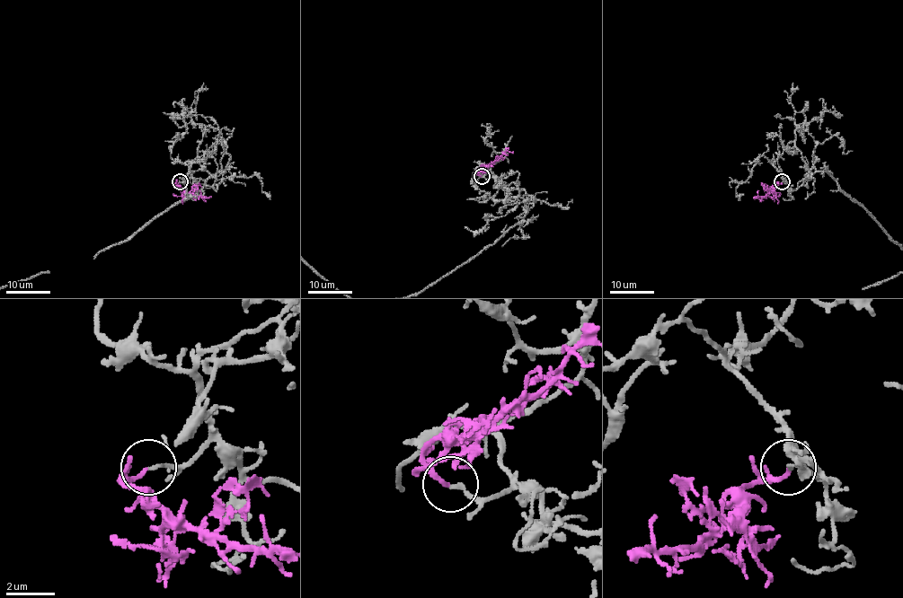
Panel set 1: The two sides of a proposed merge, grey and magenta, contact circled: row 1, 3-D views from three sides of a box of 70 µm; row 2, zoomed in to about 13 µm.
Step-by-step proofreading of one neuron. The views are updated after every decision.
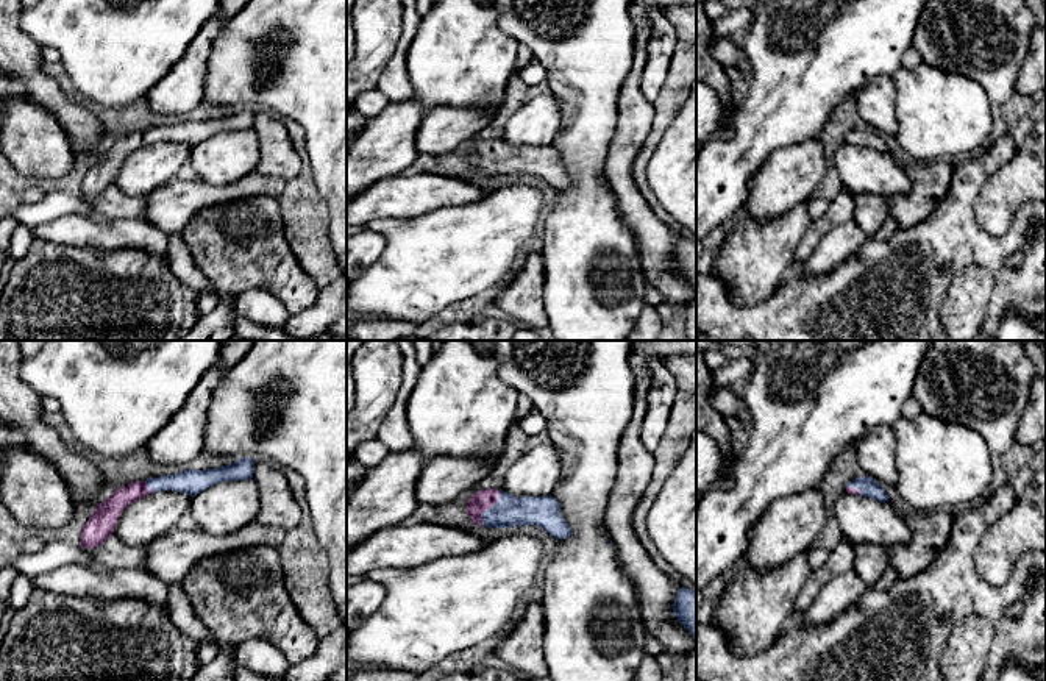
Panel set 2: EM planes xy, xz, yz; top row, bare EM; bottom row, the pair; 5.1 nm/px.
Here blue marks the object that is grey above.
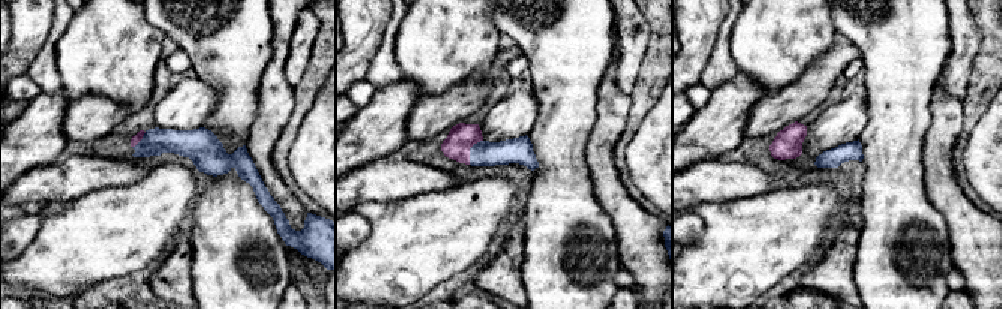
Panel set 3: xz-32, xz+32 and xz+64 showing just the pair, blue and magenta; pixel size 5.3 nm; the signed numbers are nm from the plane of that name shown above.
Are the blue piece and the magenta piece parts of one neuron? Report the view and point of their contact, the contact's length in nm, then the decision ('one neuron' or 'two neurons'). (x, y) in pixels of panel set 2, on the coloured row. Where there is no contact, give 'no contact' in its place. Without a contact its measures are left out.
xz (490, 508) | 200 nm | one neuron

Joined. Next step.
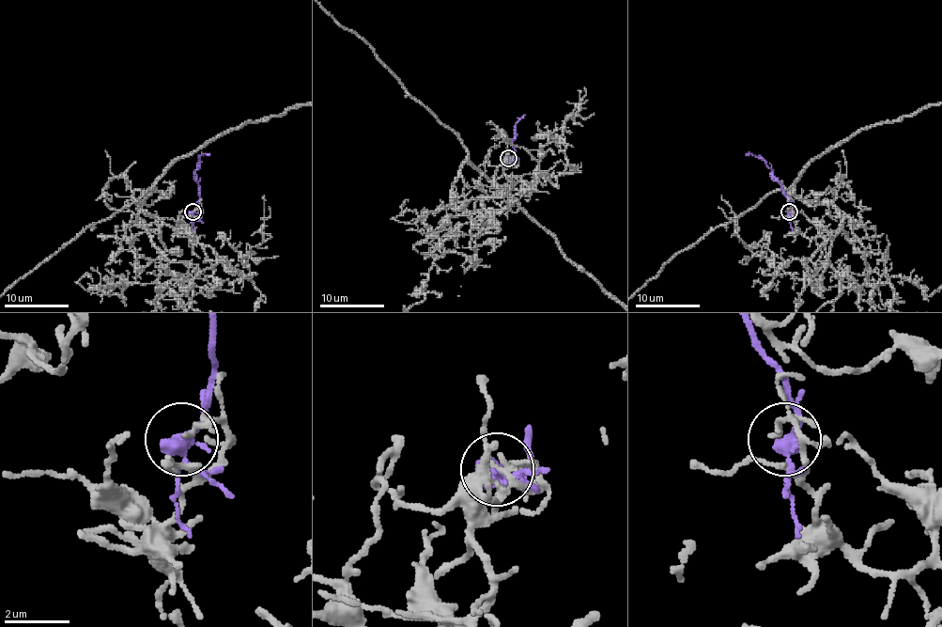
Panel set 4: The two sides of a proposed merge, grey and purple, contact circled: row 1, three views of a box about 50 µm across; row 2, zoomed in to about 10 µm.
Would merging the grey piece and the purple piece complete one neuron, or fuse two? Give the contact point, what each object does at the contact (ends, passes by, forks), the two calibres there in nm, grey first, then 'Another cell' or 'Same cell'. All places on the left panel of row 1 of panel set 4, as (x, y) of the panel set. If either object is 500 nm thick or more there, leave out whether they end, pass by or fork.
Place: (193, 211). At the ring grey passes by. At the ring purple forks. Thickness 130 nm (grey) against 320 nm. Another cell

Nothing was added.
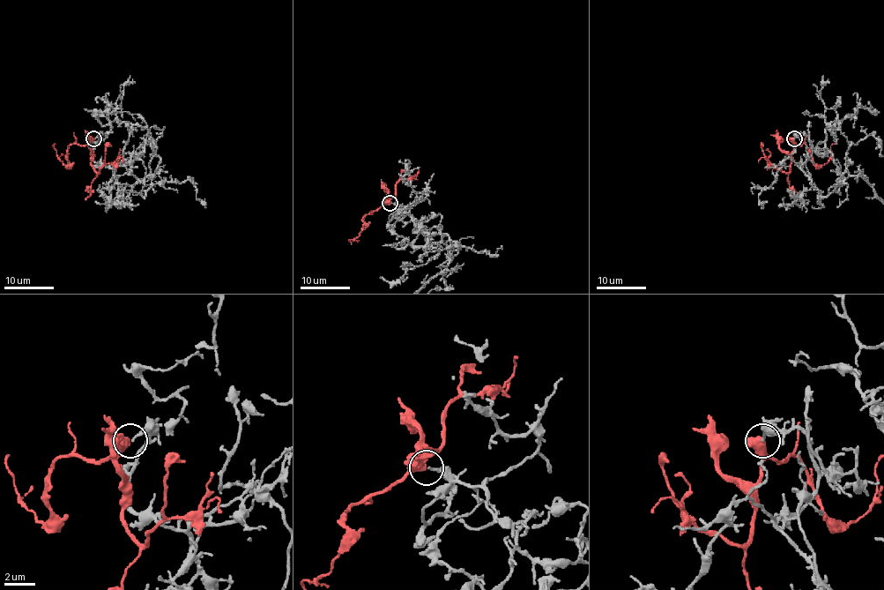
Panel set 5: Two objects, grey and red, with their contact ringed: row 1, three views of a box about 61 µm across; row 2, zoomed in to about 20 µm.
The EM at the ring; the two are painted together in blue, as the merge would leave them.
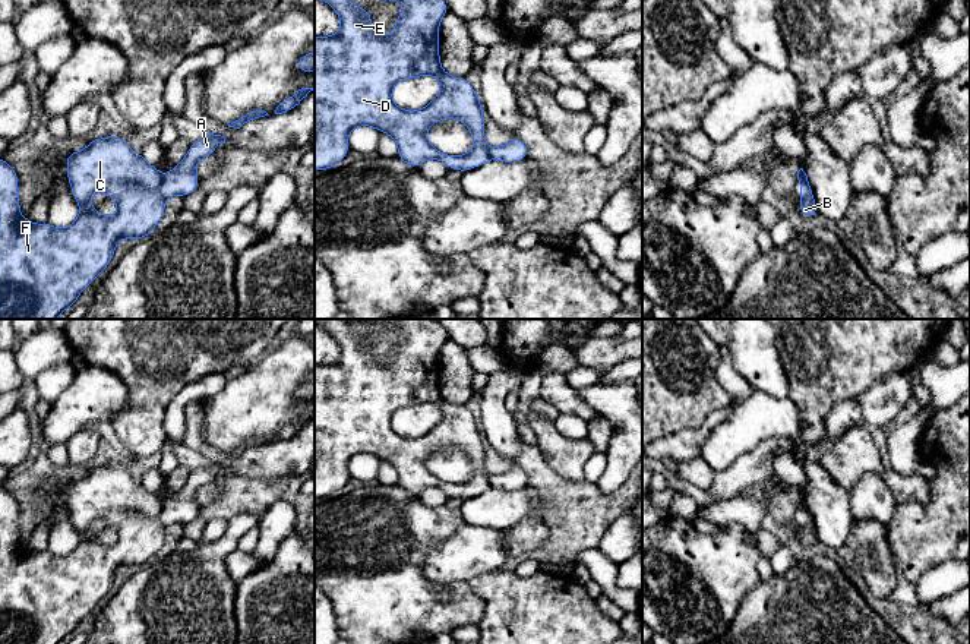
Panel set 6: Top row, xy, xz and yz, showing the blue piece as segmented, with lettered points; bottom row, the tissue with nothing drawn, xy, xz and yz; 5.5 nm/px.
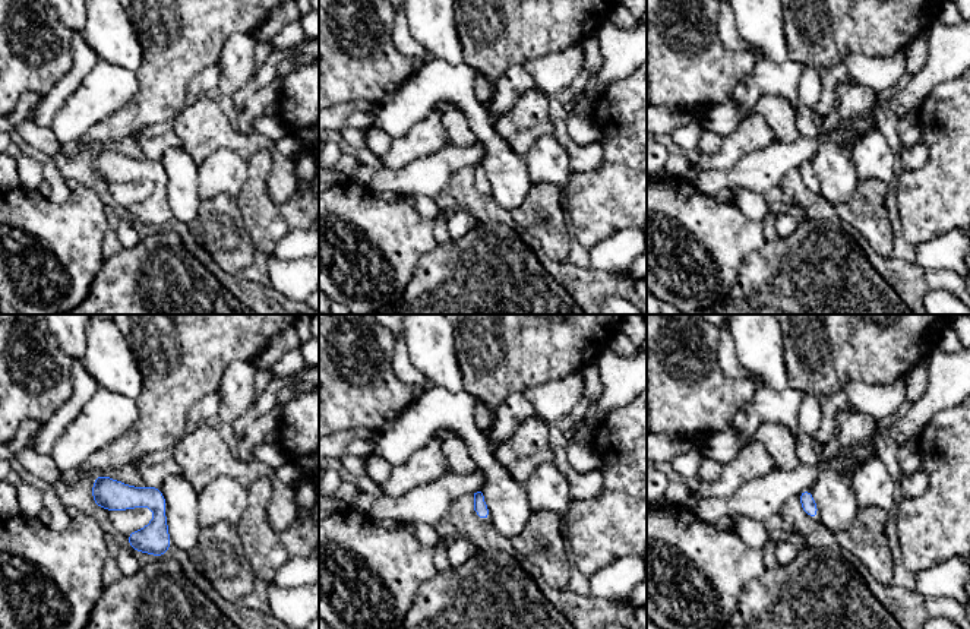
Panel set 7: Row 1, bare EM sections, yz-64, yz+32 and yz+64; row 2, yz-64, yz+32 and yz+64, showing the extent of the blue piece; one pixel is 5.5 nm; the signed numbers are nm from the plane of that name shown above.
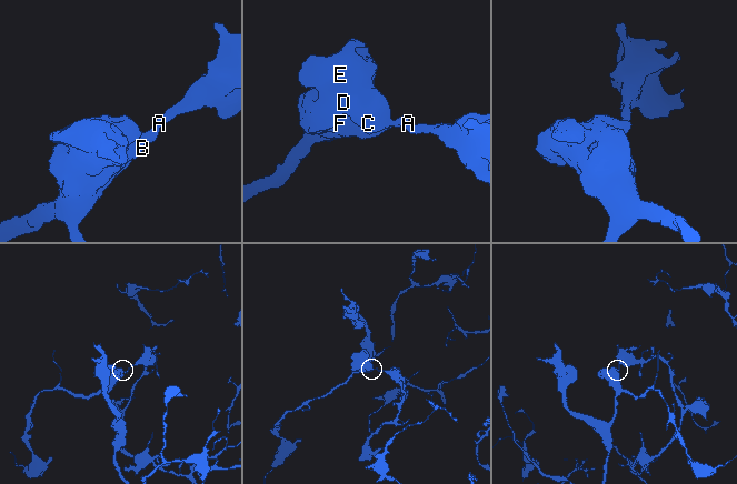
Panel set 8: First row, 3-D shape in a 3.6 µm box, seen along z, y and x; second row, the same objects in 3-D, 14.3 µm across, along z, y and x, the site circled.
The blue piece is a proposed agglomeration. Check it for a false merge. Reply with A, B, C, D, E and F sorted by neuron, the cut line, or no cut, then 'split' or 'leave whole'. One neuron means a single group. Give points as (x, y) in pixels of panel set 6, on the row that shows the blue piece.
A / B C D E F | xy (161, 177), (160, 195), (164, 199) | split

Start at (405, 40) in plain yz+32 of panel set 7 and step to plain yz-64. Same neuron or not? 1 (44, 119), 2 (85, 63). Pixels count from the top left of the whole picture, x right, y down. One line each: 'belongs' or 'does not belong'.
1: belongs
2: belongs

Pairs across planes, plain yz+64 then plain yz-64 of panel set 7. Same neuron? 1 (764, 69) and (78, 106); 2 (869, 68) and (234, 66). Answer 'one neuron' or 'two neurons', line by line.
1: one neuron
2: one neuron

